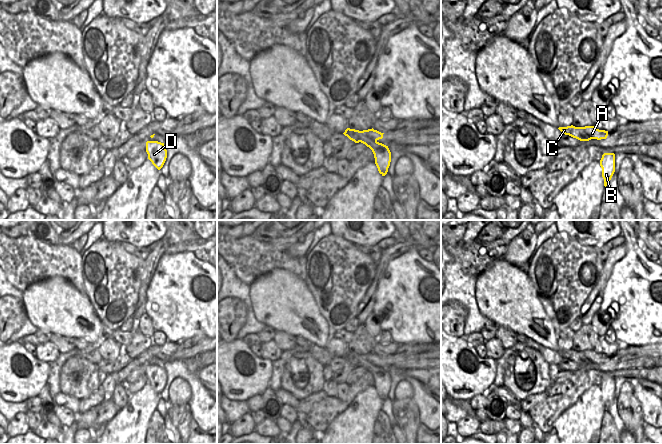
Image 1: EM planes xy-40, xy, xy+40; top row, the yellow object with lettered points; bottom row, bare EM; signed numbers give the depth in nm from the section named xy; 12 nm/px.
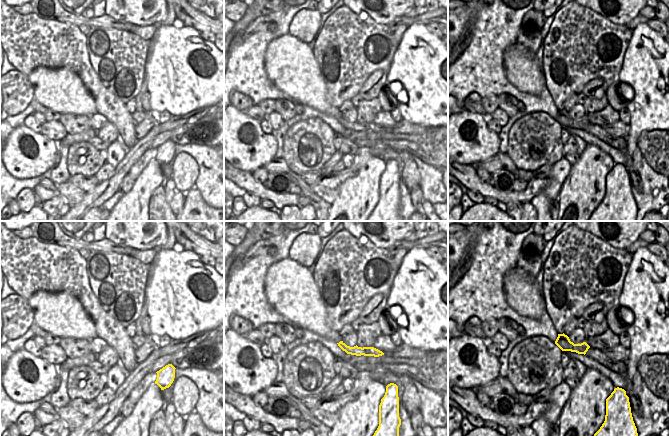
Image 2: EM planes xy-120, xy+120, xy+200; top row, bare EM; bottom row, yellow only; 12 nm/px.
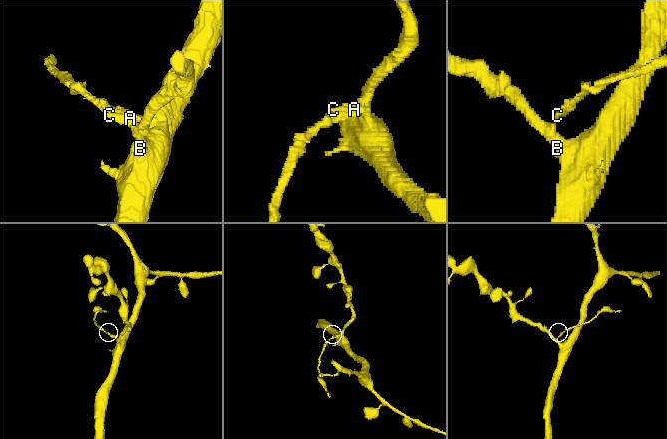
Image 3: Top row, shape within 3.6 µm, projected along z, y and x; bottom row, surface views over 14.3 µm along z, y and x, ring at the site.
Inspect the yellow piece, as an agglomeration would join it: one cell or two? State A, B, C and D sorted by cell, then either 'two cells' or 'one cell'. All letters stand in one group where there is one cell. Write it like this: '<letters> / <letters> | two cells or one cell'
A C / B D | two cells

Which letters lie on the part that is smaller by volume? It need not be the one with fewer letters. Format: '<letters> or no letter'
A, C

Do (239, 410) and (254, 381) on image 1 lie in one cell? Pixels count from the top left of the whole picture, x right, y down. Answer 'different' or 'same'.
different

